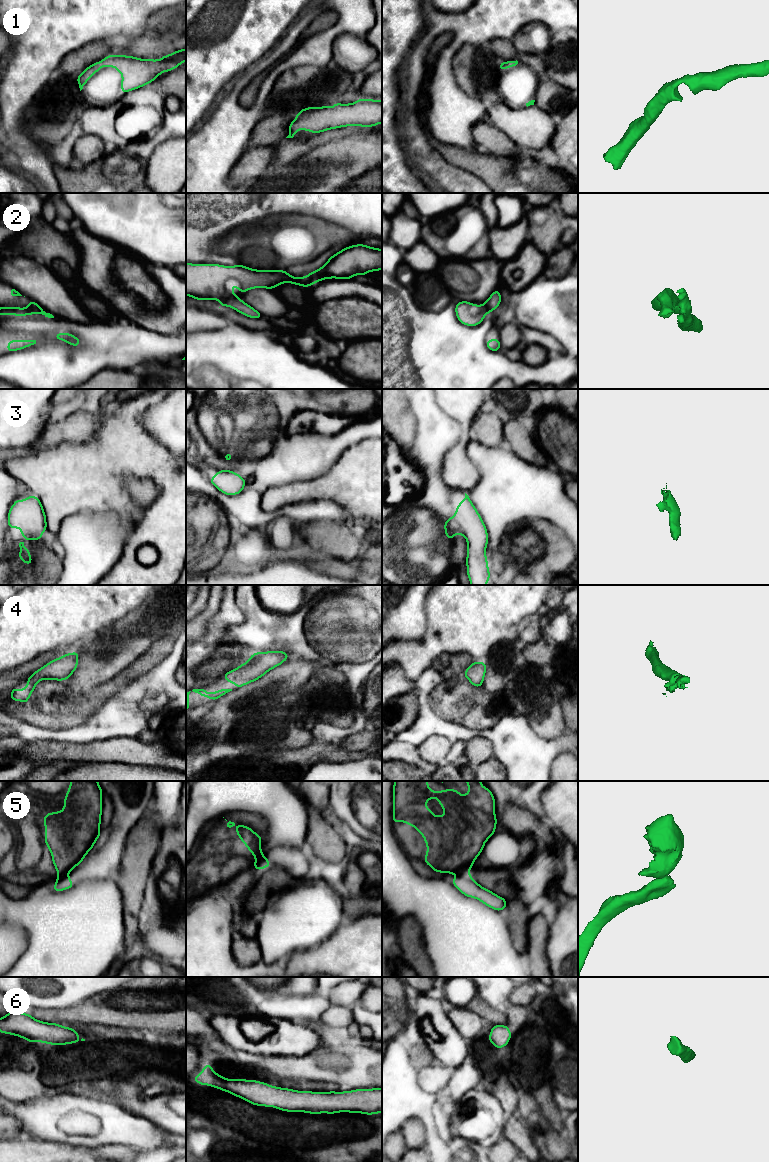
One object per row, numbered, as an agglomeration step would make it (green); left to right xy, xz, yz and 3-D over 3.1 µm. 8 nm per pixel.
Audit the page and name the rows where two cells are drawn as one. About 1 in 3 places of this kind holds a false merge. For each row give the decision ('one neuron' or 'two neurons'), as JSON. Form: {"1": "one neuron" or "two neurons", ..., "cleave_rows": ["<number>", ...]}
{"1": "one neuron", "2": "two neurons", "3": "one neuron", "4": "one neuron", "5": "two neurons", "6": "one neuron", "cleave_rows": ["2", "5"]}

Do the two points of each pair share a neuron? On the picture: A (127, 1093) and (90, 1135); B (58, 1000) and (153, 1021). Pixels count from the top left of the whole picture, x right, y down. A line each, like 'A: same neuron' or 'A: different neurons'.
A: different neurons
B: different neurons

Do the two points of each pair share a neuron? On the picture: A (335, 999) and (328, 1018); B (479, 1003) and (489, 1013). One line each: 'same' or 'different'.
A: different
B: same

